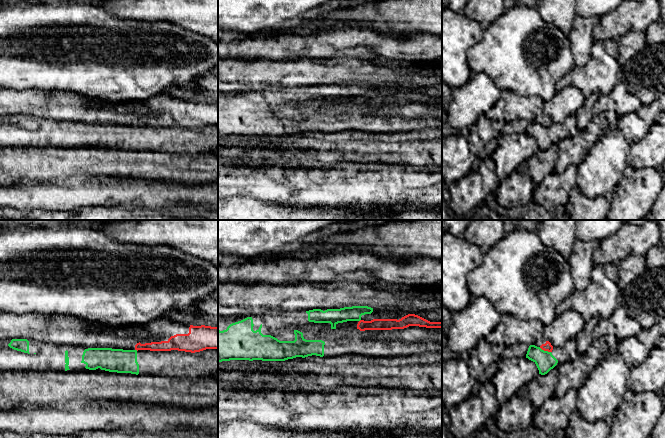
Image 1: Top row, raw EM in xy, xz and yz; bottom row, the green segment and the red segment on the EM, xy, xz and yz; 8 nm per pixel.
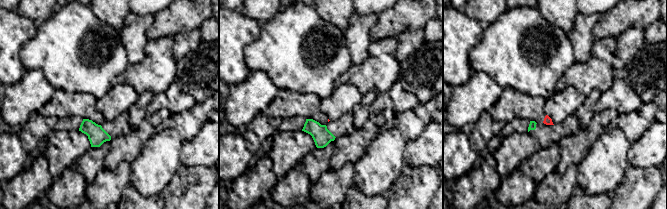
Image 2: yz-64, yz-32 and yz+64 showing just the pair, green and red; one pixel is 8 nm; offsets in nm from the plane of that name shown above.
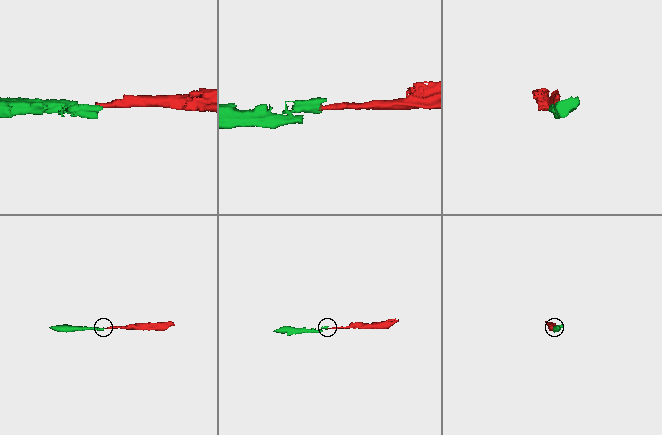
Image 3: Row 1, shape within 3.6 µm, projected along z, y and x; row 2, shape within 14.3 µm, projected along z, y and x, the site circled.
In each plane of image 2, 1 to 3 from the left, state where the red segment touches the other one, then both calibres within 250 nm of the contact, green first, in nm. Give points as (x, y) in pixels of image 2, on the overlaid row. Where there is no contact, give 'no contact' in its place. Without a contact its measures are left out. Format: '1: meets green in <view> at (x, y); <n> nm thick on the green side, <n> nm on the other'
1: no contact
2: no contact
3: no contact

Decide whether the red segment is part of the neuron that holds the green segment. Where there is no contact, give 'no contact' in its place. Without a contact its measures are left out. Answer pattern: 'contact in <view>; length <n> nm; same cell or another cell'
contact in yz; length 100 nm; another cell

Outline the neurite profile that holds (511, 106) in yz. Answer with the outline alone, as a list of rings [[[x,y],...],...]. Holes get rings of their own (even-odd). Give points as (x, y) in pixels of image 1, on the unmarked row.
[[[503,90],[498,102],[486,115],[491,121],[506,123],[524,119],[552,128],[553,122],[543,114],[543,102],[539,97],[521,96],[509,90]]]

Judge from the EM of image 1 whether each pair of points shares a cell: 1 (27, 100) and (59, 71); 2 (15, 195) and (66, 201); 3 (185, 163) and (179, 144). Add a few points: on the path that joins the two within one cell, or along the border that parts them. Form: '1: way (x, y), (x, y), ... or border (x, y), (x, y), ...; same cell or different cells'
1: border (26, 89), (61, 91); different cells
2: way (28, 195), (53, 195); same cell
3: border (159, 150), (191, 154), (206, 153); different cells

